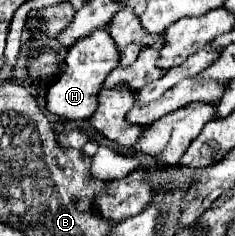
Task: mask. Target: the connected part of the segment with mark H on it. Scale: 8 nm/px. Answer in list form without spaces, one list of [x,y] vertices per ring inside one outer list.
[[[105,28],[93,32],[87,38],[81,38],[73,48],[69,48],[61,76],[57,76],[45,90],[45,108],[63,120],[87,120],[97,108],[97,94],[101,90],[101,84],[109,72],[117,68],[117,60],[119,52]]]

